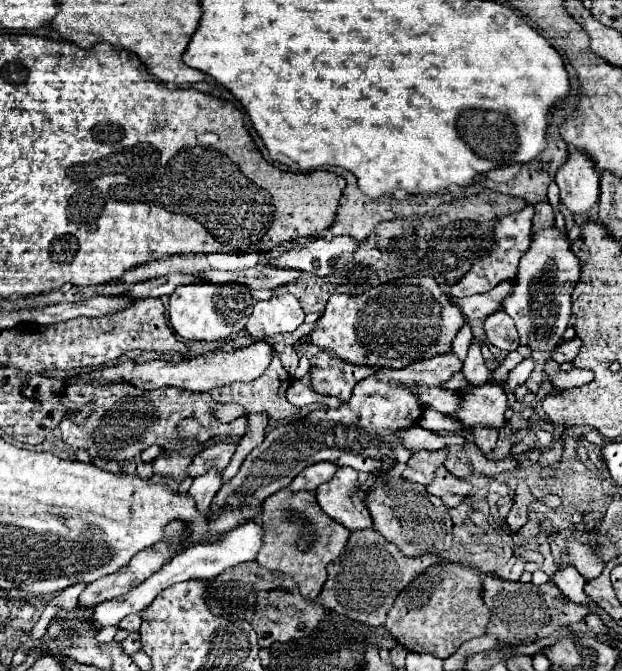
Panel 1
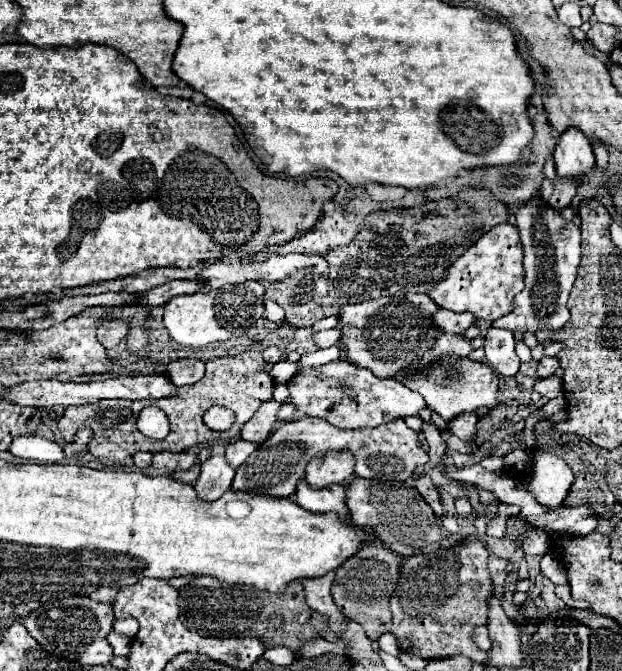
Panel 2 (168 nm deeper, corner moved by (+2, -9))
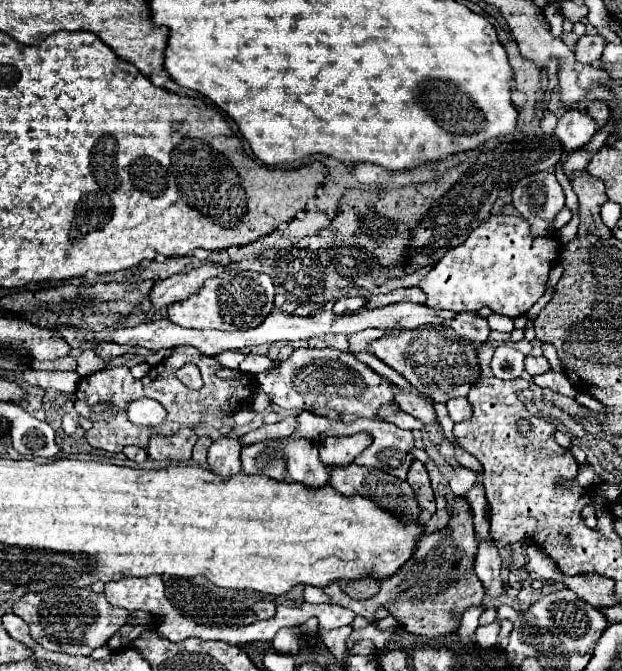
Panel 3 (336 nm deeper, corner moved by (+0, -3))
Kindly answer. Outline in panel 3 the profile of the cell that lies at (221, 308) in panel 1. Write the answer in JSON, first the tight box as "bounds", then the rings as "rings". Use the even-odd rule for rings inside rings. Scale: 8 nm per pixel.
{"bounds":[167,270,275,330],"rings":[[[227,270],[225,278],[211,278],[205,286],[183,302],[173,302],[167,308],[167,316],[181,328],[213,328],[213,330],[235,330],[235,328],[255,328],[273,310],[275,286],[267,274],[249,270]]]}

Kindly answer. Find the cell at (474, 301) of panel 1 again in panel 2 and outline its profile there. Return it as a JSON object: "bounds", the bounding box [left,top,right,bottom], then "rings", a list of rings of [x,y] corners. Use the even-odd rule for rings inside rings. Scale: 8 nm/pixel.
{"bounds":[431,310,475,332],"rings":[[[437,310],[431,316],[431,322],[439,332],[465,332],[473,324],[473,320],[475,318],[469,312],[455,314],[455,312],[447,312],[447,310]]]}

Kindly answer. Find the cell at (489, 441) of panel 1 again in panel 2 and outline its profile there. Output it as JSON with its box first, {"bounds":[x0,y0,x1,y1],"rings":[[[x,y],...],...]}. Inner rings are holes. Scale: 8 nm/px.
{"bounds":[449,412,477,440],"rings":[[[473,412],[455,416],[449,422],[449,432],[461,440],[475,440],[477,438],[477,416]]]}

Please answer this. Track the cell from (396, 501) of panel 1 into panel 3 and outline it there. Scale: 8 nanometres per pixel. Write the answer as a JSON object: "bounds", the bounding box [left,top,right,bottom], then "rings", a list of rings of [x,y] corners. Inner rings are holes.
{"bounds":[329,464,421,524],"rings":[[[357,464],[347,466],[347,468],[331,468],[331,472],[329,472],[329,484],[337,492],[341,492],[343,496],[365,496],[365,498],[371,498],[379,508],[391,512],[393,516],[397,516],[405,524],[407,522],[419,522],[421,508],[417,504],[413,488],[405,480],[389,476],[383,470],[365,468],[365,466],[357,466]]]}

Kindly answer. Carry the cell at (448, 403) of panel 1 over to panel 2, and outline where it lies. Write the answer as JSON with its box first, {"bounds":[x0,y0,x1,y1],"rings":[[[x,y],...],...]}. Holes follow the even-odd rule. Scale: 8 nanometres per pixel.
{"bounds":[287,360,425,428],"rings":[[[337,360],[317,368],[299,368],[287,382],[287,388],[287,400],[299,412],[305,416],[323,418],[337,428],[377,428],[393,418],[415,416],[421,408],[425,408],[425,400],[419,392],[407,388],[395,378],[377,378],[371,370],[359,368],[349,360]]]}

